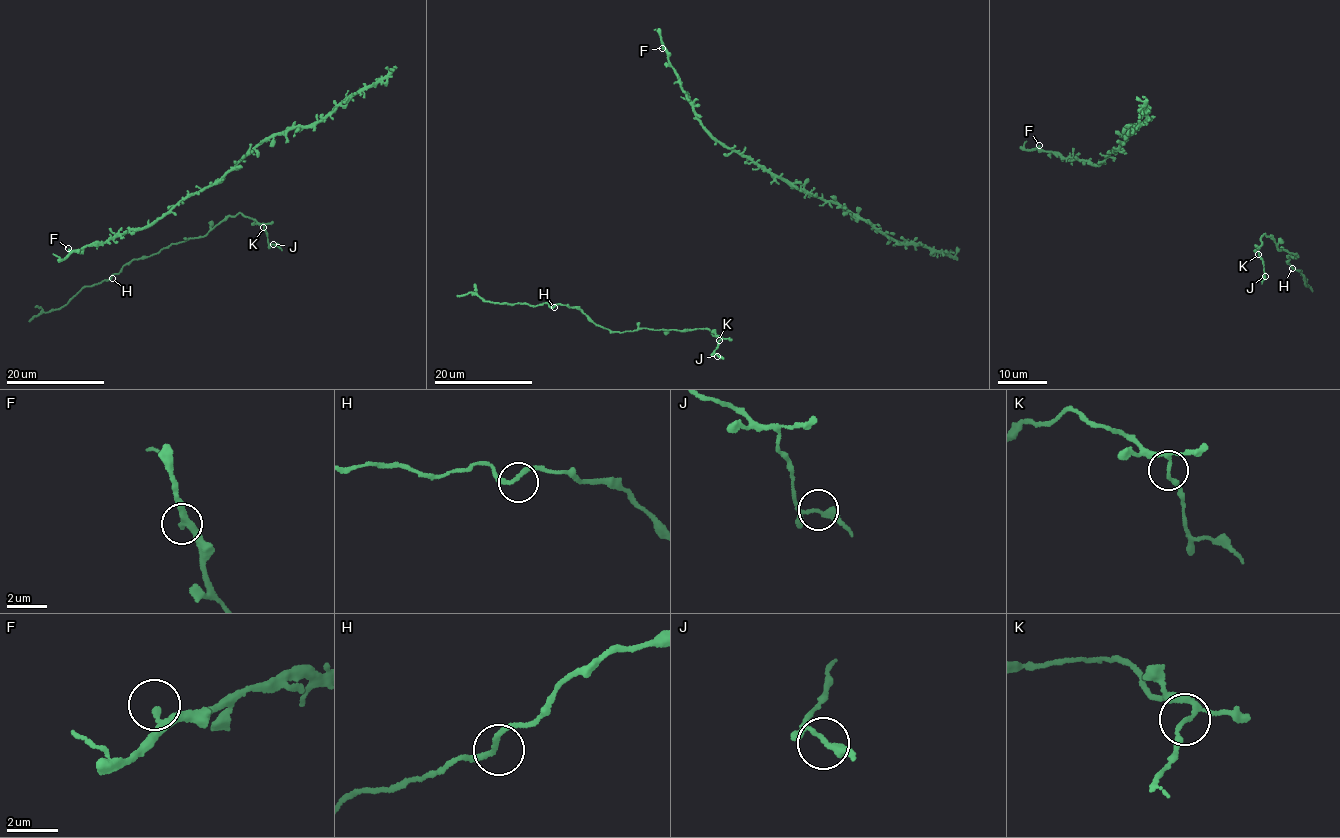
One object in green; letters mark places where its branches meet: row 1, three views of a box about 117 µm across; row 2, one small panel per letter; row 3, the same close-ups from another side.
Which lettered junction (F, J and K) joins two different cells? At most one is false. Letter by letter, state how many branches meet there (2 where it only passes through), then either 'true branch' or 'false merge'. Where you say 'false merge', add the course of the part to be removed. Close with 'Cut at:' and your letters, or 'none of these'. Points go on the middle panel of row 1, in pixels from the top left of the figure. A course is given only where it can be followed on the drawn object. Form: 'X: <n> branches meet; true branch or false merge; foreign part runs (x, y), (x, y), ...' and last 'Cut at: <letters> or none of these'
F: 2 branches meet; true branch
J: 3 branches meet; true branch
K: 3 branches meet; true branch
Cut at: none of these

